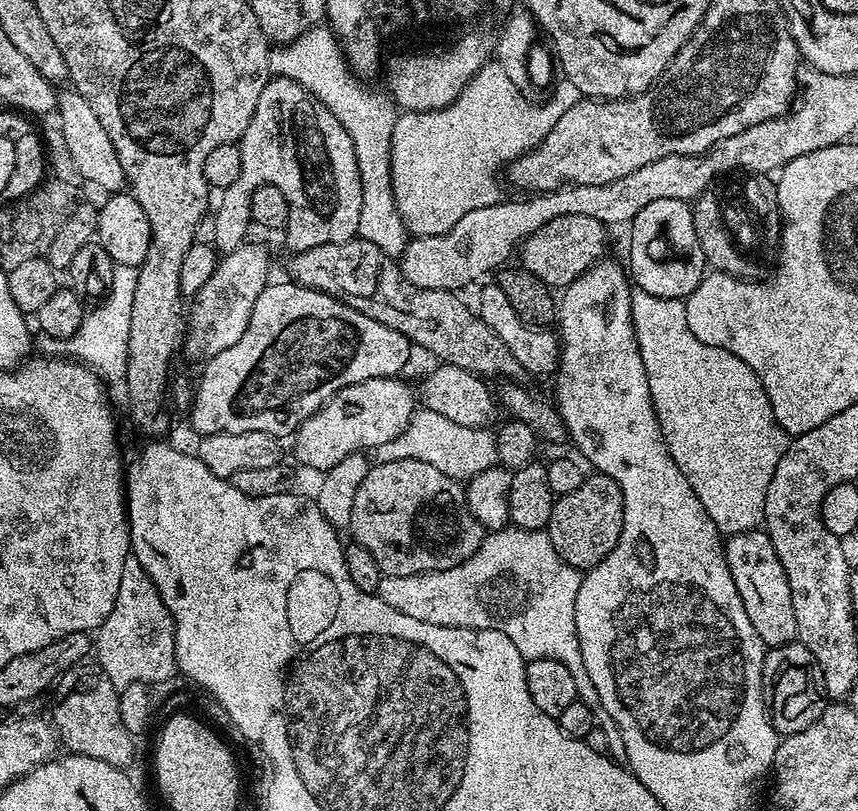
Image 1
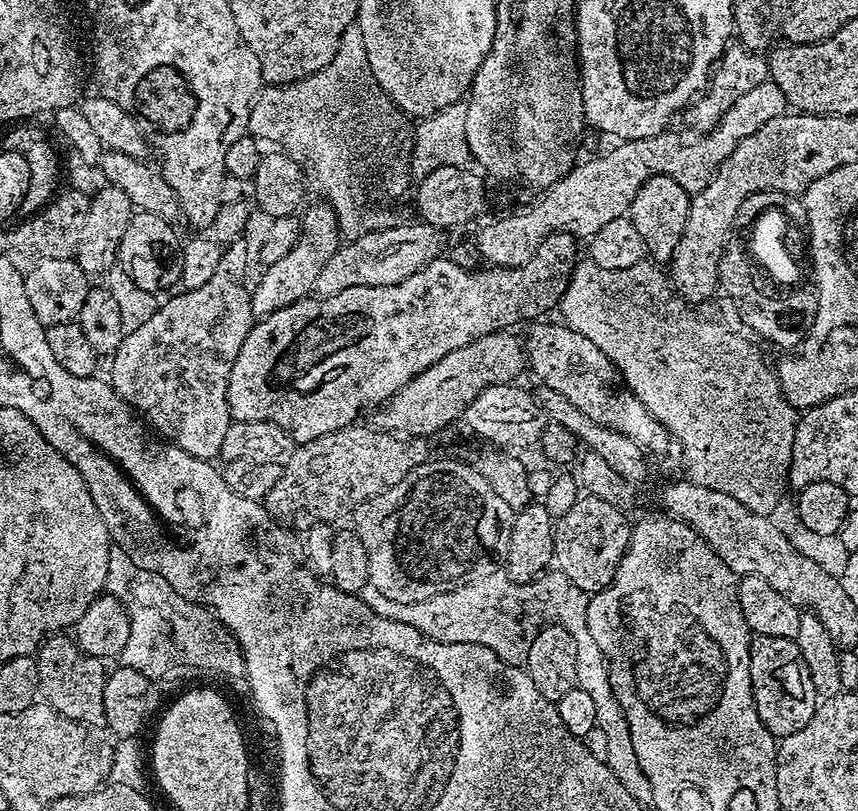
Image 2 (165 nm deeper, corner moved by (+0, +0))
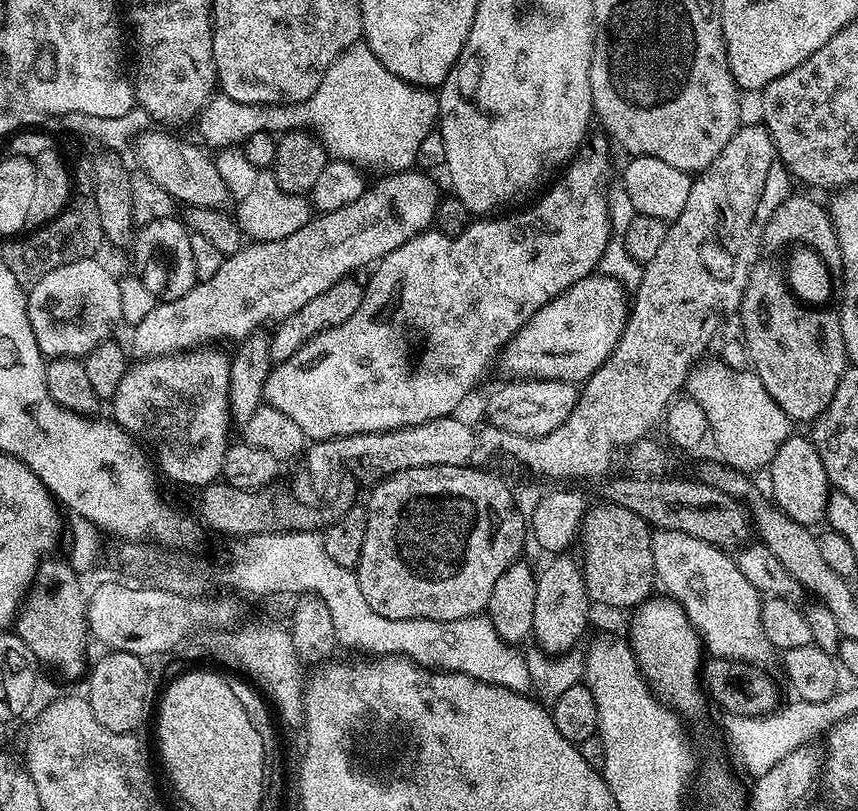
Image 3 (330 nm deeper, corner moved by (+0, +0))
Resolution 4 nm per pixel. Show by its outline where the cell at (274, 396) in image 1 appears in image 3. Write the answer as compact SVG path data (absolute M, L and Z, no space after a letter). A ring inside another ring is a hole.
M600 135L601 137L594 136L591 137L592 145L590 145L590 140L587 146L579 149L575 159L563 169L562 175L551 185L553 188L533 208L528 208L525 212L516 212L513 216L500 214L495 218L473 219L471 221L473 224L465 232L458 233L457 236L447 236L444 232L436 232L437 230L422 232L410 242L398 246L398 250L394 250L389 256L385 256L375 265L376 273L373 274L372 281L366 284L366 291L358 310L354 310L354 314L350 318L346 318L346 322L328 329L327 332L319 332L312 340L307 340L293 356L279 361L271 369L264 383L264 400L267 407L282 410L282 414L294 418L294 422L300 427L302 434L312 442L337 440L343 436L357 436L367 432L392 432L395 428L413 428L443 416L453 415L457 411L455 408L475 390L476 383L487 374L488 367L491 364L493 367L497 363L500 353L504 351L512 335L534 313L542 310L542 306L546 306L546 302L550 302L555 296L562 294L574 282L593 275L597 271L602 254L613 236L612 220L608 217L608 196L604 193L604 179L608 176L609 141L603 135ZM404 324L408 328L416 327L420 331L421 338L424 339L424 353L420 356L421 364L416 364L413 368L404 364Z

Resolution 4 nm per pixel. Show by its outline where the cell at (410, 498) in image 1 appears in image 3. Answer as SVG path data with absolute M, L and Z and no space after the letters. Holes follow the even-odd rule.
M426 466L425 468L407 468L401 472L393 472L391 476L381 479L380 485L372 492L372 497L366 501L368 517L366 518L366 542L362 542L362 558L356 563L355 573L358 586L362 586L362 594L366 598L370 610L374 614L382 614L382 618L398 618L399 620L441 620L454 622L462 618L479 616L487 609L490 594L494 594L494 582L502 578L504 571L510 565L521 559L524 551L523 534L526 531L526 521L515 506L513 489L507 488L502 481L476 466Z

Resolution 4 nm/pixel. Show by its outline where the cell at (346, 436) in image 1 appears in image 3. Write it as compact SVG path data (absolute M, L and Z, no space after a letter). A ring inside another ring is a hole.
M603 274L582 278L546 302L512 335L498 357L498 368L508 378L564 380L579 385L608 361L622 338L629 311L629 293L617 280Z

